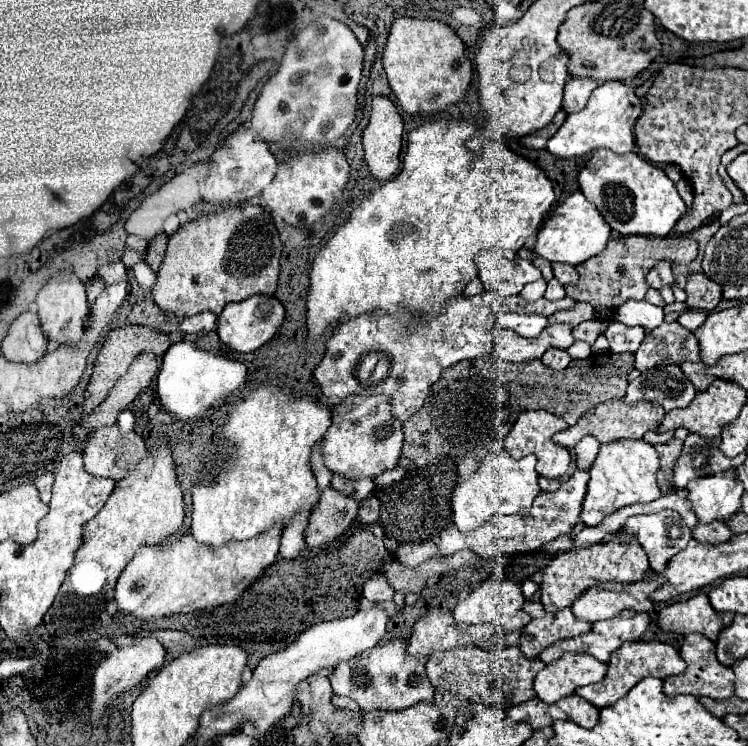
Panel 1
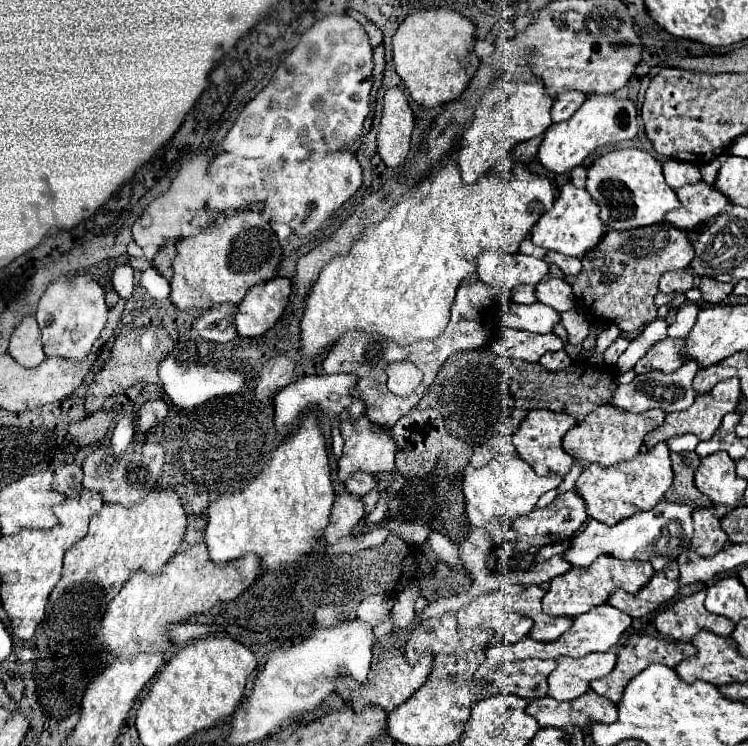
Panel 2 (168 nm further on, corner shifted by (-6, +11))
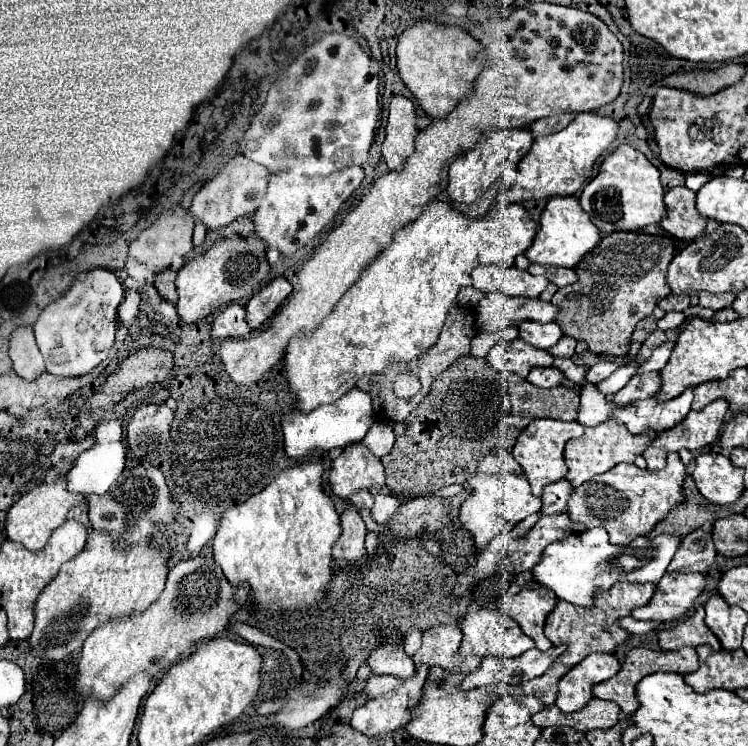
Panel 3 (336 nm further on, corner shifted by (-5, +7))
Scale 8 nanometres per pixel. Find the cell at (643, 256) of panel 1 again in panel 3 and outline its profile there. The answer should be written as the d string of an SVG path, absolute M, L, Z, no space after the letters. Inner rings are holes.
M615 231L605 235L575 267L579 281L557 289L551 303L561 307L557 323L563 333L585 341L591 353L625 355L635 325L653 313L657 299L671 293L667 267L675 257L675 241L669 235Z

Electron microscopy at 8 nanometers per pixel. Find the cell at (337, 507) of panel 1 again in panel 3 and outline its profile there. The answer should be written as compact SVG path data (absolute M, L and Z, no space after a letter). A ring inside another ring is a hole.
M347 509L341 513L343 533L333 545L333 557L347 565L355 565L365 555L365 523L357 509Z

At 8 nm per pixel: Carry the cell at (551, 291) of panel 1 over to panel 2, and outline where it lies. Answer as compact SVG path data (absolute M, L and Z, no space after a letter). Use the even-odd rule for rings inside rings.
M548 279L536 285L536 299L552 309L556 309L558 313L564 313L568 309L572 309L574 303L574 295L570 285L564 279Z

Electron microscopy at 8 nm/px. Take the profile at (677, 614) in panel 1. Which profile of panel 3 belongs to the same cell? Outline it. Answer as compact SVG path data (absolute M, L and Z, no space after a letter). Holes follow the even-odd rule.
M701 605L685 621L677 621L671 629L659 631L659 645L661 649L667 651L681 647L699 647L699 645L711 645L715 651L723 649L721 641L705 625L705 611Z

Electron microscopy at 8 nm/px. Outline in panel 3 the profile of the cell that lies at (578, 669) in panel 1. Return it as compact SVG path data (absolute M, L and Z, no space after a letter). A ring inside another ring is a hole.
M593 653L577 663L559 679L559 691L555 705L563 713L573 713L585 707L593 699L591 687L595 683L611 679L621 669L619 661L611 653Z

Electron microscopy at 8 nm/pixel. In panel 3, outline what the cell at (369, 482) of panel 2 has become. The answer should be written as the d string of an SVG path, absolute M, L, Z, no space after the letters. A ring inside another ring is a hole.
M359 489L357 493L353 493L353 495L349 497L349 501L351 501L357 509L361 509L361 507L371 509L371 505L373 505L373 497L371 497L371 493L369 493L367 489Z

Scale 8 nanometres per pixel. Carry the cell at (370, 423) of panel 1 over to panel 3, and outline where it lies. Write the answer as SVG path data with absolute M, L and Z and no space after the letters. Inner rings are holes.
M349 443L331 465L329 485L337 497L349 499L357 489L383 487L385 467L363 443Z

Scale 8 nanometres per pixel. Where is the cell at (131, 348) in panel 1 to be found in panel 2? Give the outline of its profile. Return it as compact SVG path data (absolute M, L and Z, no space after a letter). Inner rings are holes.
M140 327L126 333L120 333L114 341L112 357L102 367L102 385L108 385L108 389L120 389L122 393L140 383L140 381L160 381L158 377L158 365L164 357L176 353L176 343L168 335L164 327Z

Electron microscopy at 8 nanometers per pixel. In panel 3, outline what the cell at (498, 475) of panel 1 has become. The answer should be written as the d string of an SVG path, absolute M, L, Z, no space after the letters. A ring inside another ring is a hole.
M475 473L465 485L465 499L459 507L459 521L461 525L473 535L475 547L483 549L489 545L491 539L495 539L499 533L513 529L519 521L523 521L531 513L541 511L541 499L531 493L529 481L523 473L507 473L507 475L485 475Z

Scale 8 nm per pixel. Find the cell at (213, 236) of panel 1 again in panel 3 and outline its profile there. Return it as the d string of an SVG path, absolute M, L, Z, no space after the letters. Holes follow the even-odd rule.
M237 237L219 239L205 253L187 259L187 263L177 271L177 313L185 323L199 323L213 311L241 301L245 305L251 295L261 287L269 273L269 261L265 255L265 243L259 237Z

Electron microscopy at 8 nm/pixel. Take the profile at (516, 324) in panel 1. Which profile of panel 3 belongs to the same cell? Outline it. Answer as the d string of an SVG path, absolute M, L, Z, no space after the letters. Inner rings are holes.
M523 321L519 325L519 337L527 341L529 345L535 345L539 349L553 347L561 337L563 331L557 323L537 323L537 321Z

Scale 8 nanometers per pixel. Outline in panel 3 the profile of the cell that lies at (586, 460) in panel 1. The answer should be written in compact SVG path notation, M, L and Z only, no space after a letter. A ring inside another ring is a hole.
M567 479L549 483L543 489L543 507L541 513L543 515L553 515L553 513L565 513L567 511L567 499L571 493L571 483Z

